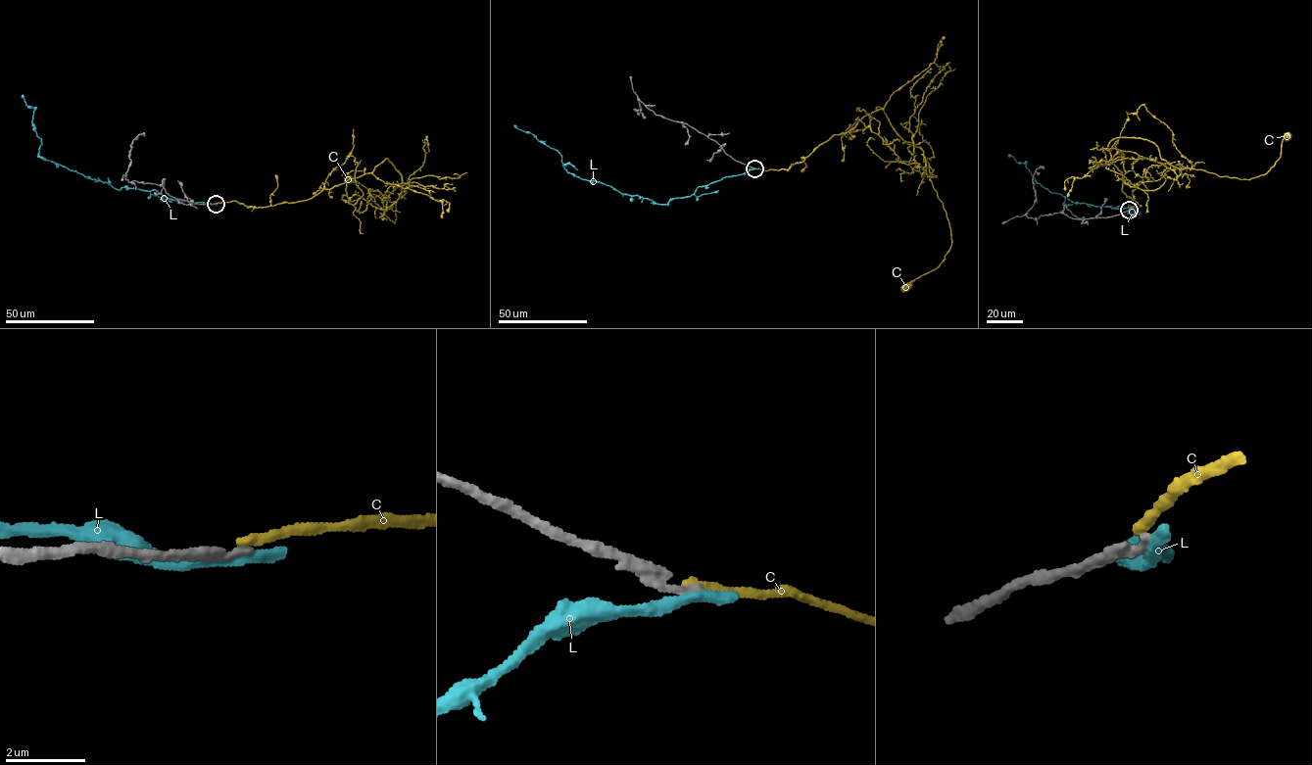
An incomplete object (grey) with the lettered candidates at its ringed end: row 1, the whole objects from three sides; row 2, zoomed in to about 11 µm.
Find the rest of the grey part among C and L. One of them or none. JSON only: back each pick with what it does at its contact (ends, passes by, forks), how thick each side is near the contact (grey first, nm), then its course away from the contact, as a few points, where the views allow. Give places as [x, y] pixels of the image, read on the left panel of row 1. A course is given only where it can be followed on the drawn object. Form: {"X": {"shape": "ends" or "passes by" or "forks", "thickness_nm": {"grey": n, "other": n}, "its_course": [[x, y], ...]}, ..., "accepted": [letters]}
{"accepted": []}

